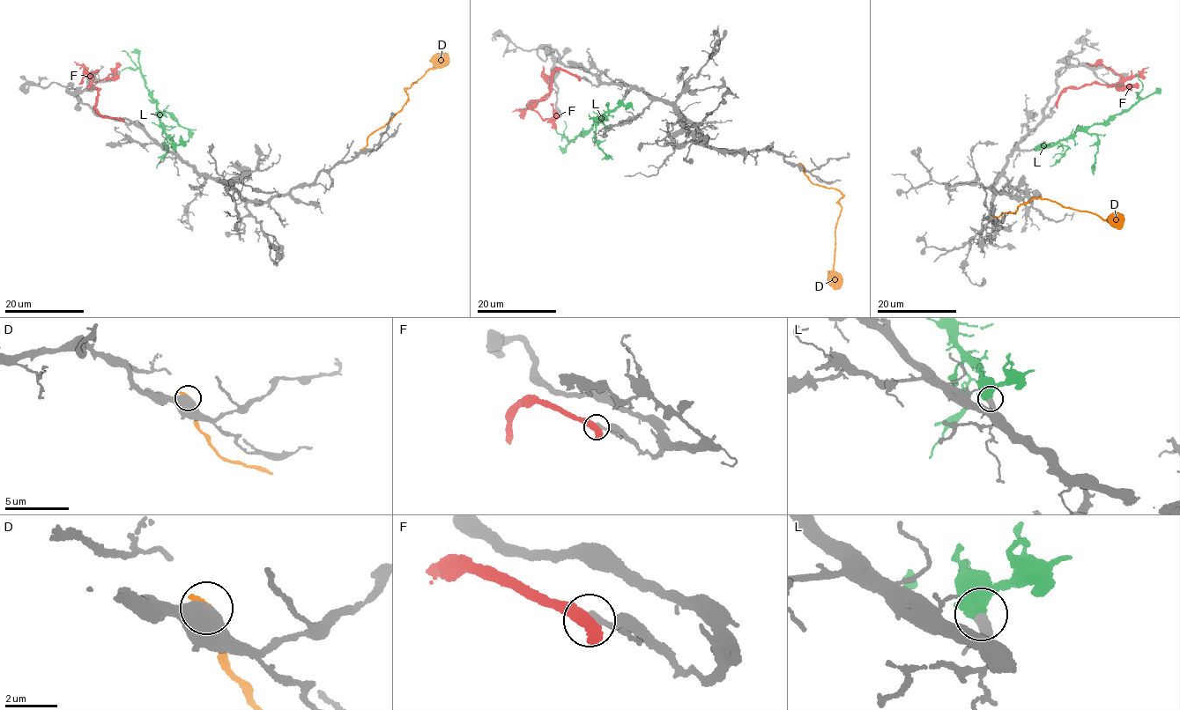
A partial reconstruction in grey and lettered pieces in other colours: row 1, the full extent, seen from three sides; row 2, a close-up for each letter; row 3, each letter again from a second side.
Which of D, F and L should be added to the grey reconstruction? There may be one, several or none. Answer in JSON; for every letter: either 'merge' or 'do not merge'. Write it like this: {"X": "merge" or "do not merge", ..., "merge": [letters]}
{"D": "do not merge", "F": "do not merge", "L": "merge", "merge": ["L"]}

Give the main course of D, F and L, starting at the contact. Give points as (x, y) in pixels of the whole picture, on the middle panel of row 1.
D: (801, 165), (810, 181), (838, 190), (842, 197), (837, 203), (842, 210), (829, 276), (829, 283), (837, 287)
F: (579, 77), (556, 70), (549, 92), (532, 100), (537, 103), (549, 91), (546, 79), (542, 77), (543, 65)
L: (621, 100), (599, 118), (591, 127), (568, 141), (564, 136), (566, 126), (563, 121)

